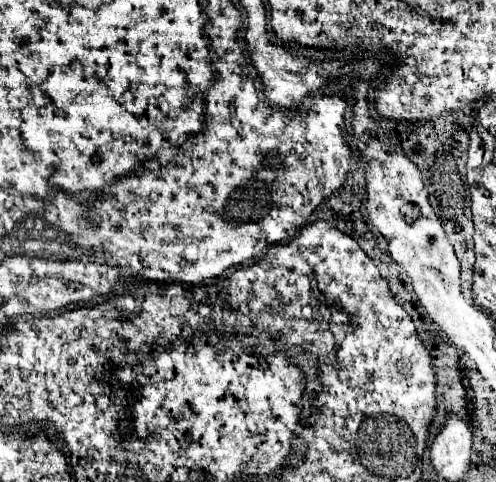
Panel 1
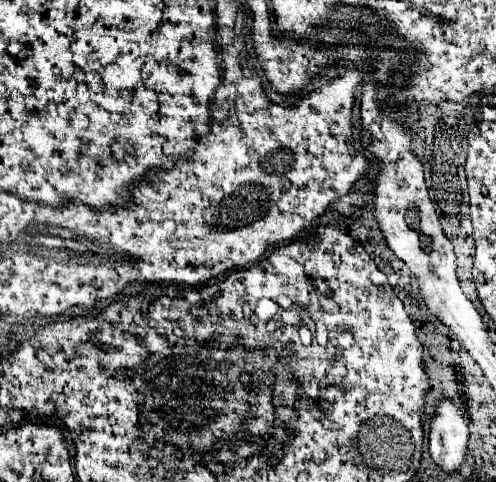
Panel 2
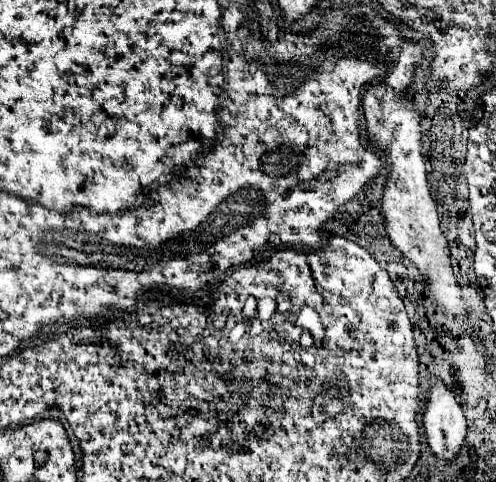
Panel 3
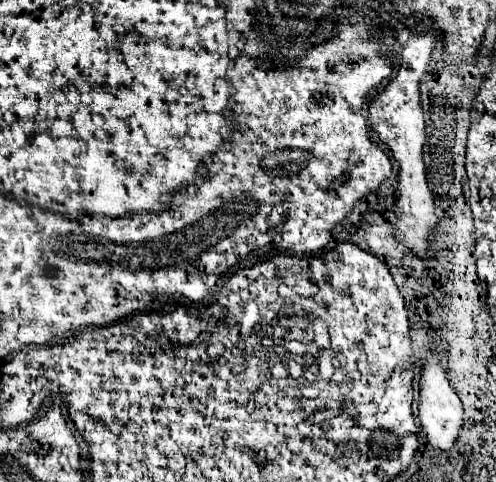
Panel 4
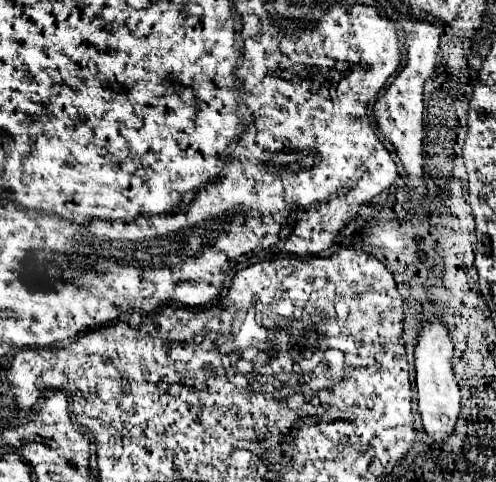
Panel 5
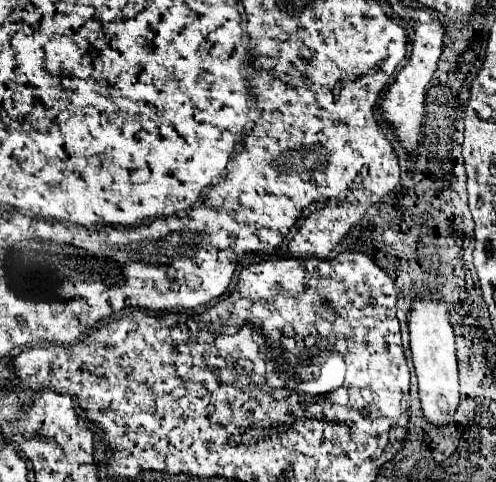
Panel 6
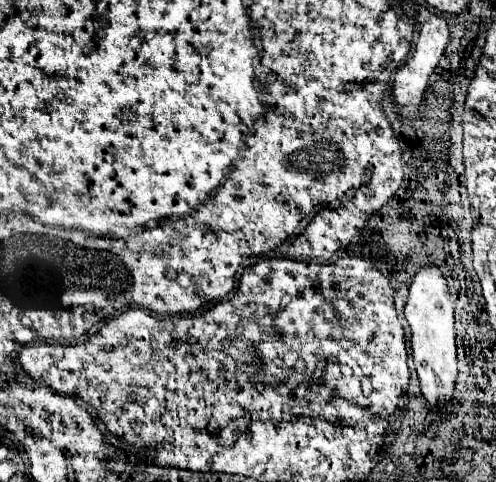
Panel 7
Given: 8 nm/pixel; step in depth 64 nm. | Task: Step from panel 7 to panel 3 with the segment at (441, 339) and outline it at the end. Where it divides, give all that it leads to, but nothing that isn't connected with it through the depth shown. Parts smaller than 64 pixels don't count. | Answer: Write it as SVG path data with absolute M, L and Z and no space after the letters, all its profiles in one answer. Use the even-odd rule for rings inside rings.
M434 382L428 390L424 428L428 446L440 460L450 462L458 456L466 438L466 418L454 392L450 392L442 382Z

